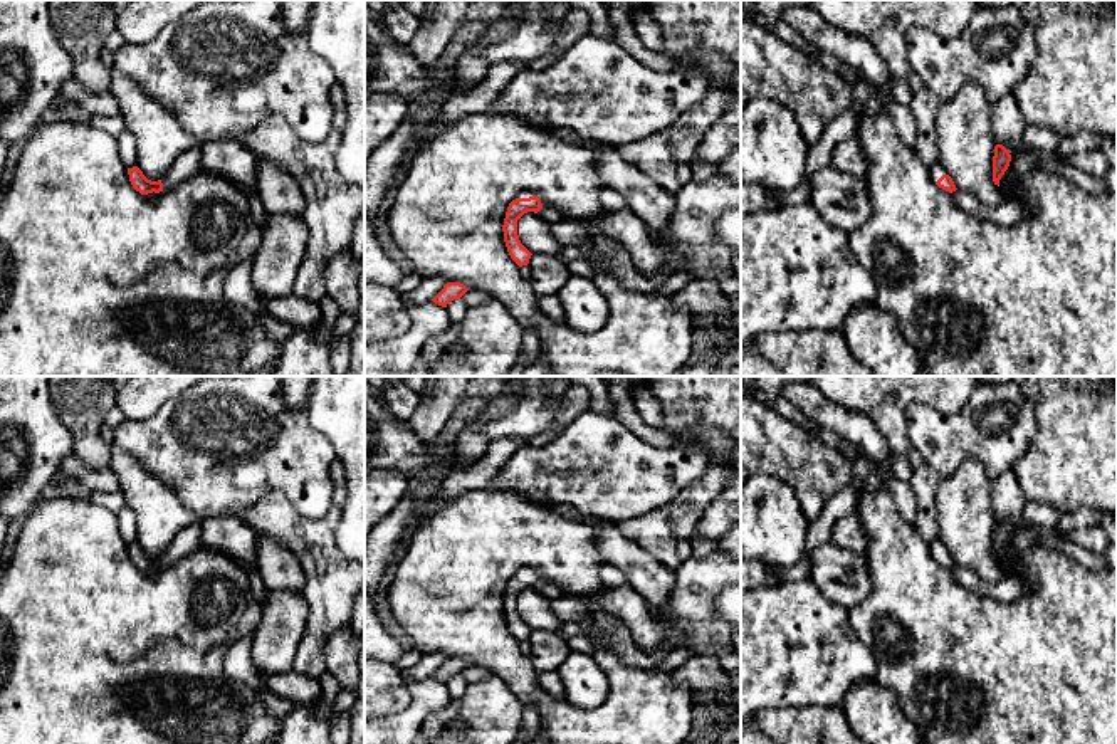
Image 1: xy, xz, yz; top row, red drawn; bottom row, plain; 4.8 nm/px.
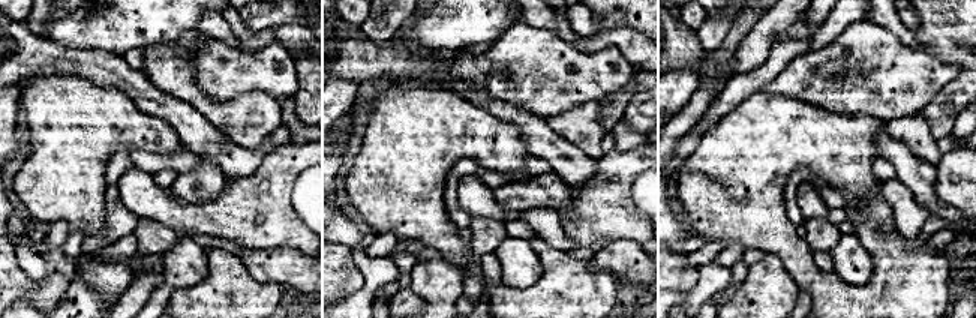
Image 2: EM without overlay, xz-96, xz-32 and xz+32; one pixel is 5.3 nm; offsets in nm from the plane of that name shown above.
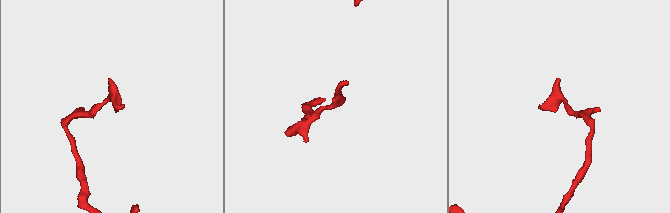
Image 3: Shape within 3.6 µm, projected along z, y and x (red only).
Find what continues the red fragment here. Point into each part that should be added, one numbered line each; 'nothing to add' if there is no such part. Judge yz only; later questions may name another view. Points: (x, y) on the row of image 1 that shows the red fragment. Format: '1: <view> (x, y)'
1: yz (936, 170)

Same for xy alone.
1: xy (187, 165)

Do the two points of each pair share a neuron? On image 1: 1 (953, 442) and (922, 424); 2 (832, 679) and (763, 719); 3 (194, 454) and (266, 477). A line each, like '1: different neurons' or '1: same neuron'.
1: same neuron
2: different neurons
3: same neuron

